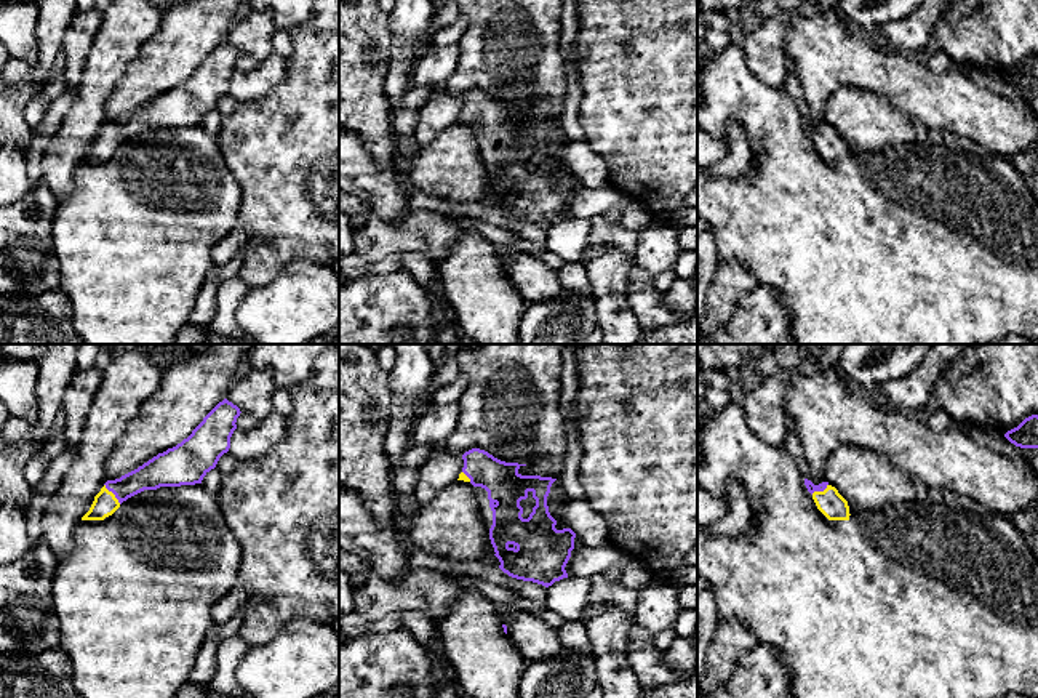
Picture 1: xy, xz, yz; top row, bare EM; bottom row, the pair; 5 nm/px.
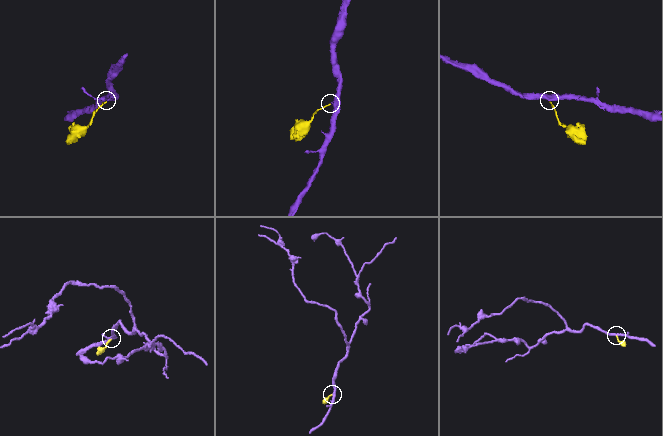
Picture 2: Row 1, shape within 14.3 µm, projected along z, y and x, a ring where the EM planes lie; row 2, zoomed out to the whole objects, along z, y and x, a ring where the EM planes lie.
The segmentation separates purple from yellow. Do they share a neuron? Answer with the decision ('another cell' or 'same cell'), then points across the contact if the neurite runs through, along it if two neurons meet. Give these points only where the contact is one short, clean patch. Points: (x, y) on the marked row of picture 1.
same cell | across xy (155, 473), (112, 492), (104, 505)

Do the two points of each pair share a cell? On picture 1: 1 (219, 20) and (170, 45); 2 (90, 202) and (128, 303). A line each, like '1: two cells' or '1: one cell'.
1: one cell
2: one cell

